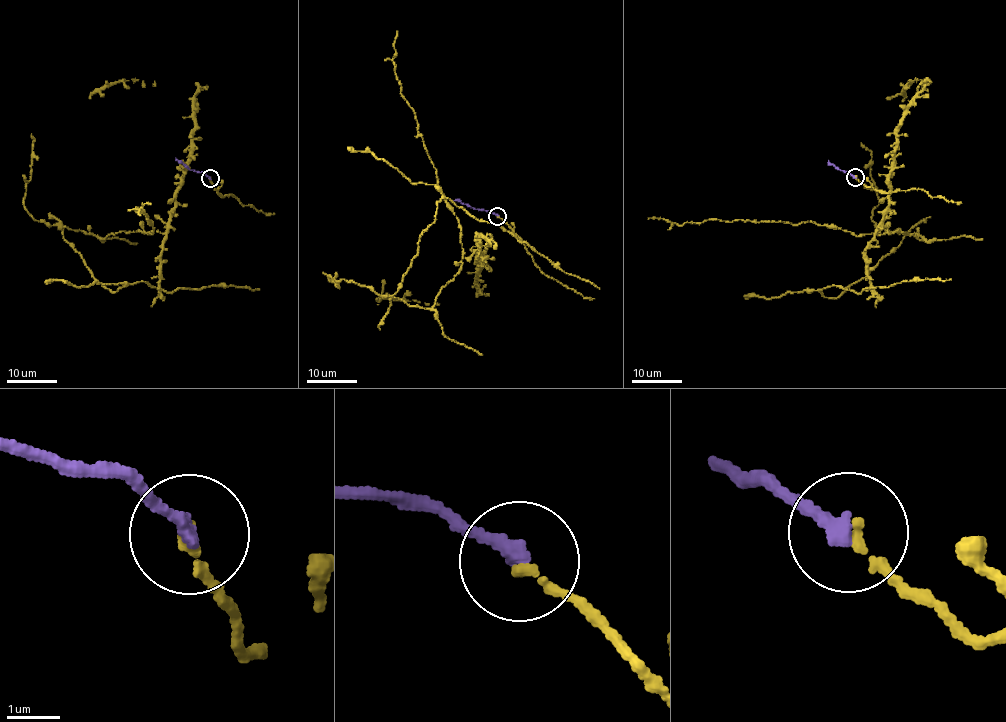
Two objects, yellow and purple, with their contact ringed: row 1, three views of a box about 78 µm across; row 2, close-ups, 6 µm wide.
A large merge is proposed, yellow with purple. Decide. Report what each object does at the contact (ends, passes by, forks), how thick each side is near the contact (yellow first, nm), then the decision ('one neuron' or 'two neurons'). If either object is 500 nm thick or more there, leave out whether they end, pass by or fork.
yellow ends there; purple ends there; 180 nm thick on the yellow side, 280 nm on the other; one neuron

